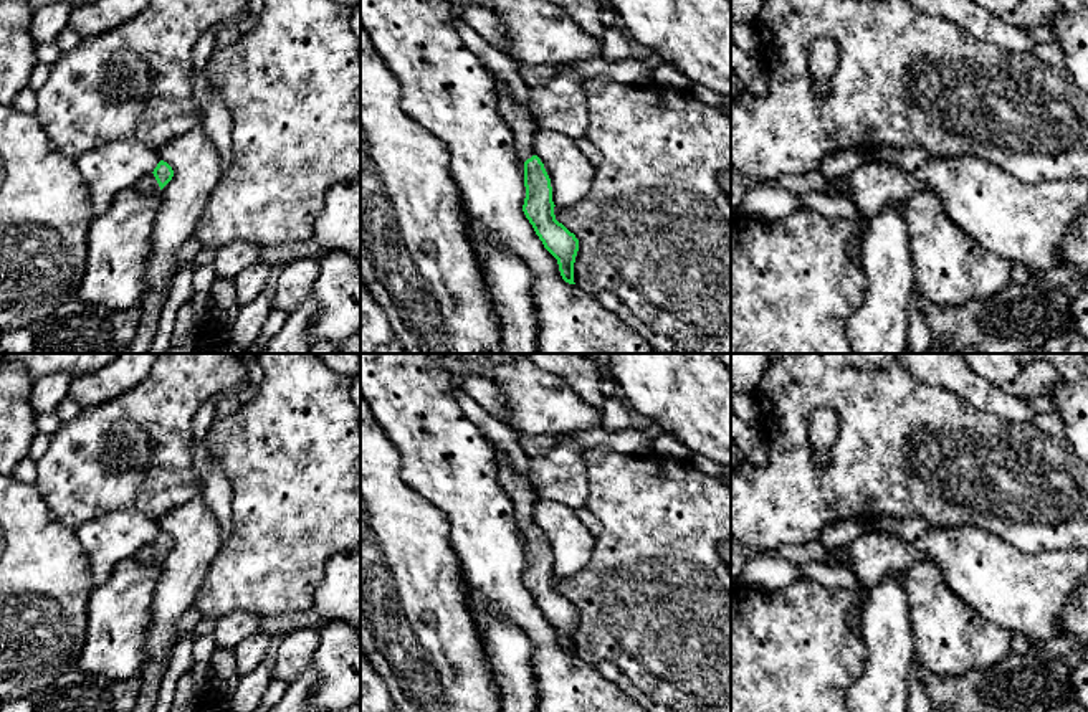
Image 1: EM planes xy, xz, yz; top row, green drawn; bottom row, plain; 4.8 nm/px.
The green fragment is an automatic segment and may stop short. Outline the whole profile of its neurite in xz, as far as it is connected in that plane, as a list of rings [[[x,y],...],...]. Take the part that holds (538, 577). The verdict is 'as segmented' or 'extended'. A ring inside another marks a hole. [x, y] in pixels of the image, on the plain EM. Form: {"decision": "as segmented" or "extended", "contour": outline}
{"decision": "extended", "contour": [[[498,448],[496,453],[498,484],[511,497],[516,524],[524,532],[526,568],[523,581],[544,618],[557,629],[562,649],[575,654],[574,633],[579,621],[579,610],[556,590],[551,548],[532,519],[532,506],[539,496],[527,479],[514,472],[511,463]]]}

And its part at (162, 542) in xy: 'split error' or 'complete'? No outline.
split error

